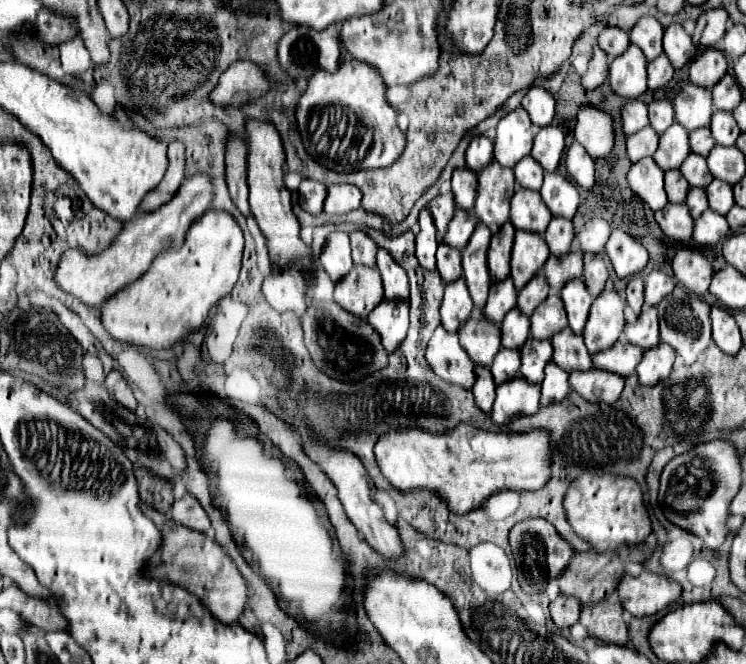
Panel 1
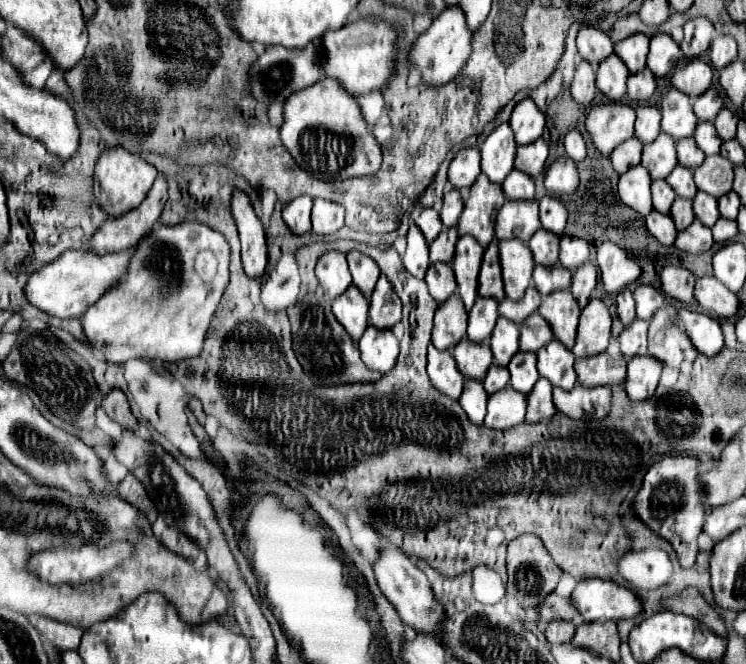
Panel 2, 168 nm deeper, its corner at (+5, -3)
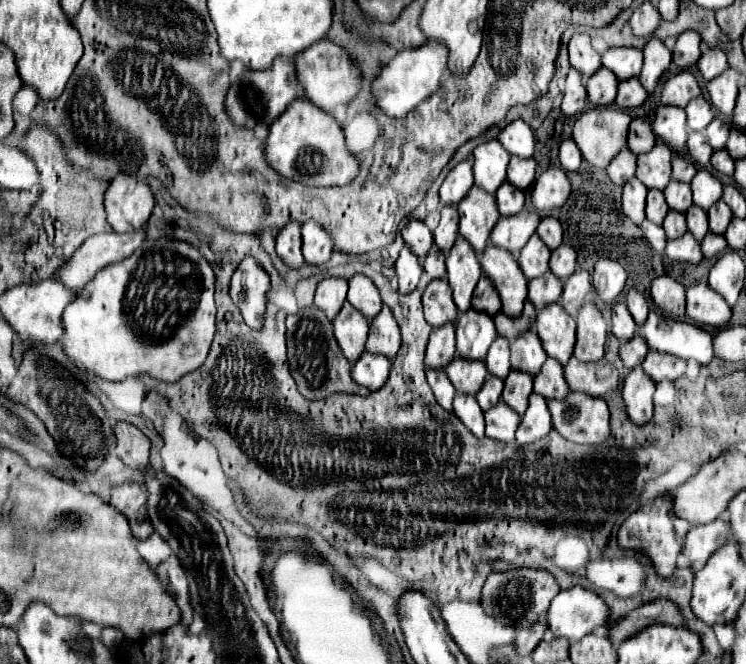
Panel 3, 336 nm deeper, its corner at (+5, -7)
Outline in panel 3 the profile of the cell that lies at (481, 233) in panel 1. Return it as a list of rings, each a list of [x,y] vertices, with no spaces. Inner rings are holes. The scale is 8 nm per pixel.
[[[461,237],[447,255],[447,281],[453,289],[453,301],[459,311],[467,311],[471,307],[473,289],[481,277],[481,265],[477,265],[477,261],[479,259],[473,249],[469,249]]]

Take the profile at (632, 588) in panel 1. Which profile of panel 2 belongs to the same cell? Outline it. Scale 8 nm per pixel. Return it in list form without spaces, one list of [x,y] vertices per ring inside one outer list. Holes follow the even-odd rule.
[[[609,579],[581,581],[575,587],[571,599],[575,607],[581,611],[583,621],[633,619],[643,611],[637,593]]]

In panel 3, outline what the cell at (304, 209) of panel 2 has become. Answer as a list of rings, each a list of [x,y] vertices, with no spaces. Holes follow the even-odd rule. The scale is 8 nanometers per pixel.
[[[289,223],[287,229],[279,231],[275,251],[277,251],[277,255],[281,257],[281,261],[287,267],[299,269],[303,265],[303,257],[301,257],[301,225],[299,223]]]

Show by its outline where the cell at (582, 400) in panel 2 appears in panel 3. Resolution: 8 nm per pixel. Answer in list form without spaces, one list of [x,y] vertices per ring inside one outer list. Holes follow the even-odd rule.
[[[571,391],[565,399],[547,401],[553,429],[571,443],[601,445],[609,439],[609,409],[603,399]]]

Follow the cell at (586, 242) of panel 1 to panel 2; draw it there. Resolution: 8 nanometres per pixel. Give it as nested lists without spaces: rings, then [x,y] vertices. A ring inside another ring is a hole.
[[[561,237],[561,253],[559,253],[559,263],[565,265],[565,269],[573,271],[579,265],[583,265],[589,259],[589,241],[579,239],[579,237]]]

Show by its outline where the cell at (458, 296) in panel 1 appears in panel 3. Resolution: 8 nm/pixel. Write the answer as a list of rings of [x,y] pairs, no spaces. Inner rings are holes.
[[[453,323],[443,325],[441,329],[433,329],[425,353],[425,369],[445,369],[457,351],[453,349]]]

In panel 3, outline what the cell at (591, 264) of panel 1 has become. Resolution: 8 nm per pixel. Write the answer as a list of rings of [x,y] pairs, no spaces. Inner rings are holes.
[[[585,269],[575,271],[563,285],[563,295],[561,295],[561,305],[563,309],[571,315],[577,317],[577,311],[585,299],[585,295],[591,291],[591,281],[589,273]]]

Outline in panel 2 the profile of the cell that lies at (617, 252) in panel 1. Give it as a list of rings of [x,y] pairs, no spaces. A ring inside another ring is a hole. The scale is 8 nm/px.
[[[609,241],[597,247],[597,267],[601,271],[603,289],[607,293],[617,293],[625,289],[641,275],[639,263],[629,257],[619,245]]]

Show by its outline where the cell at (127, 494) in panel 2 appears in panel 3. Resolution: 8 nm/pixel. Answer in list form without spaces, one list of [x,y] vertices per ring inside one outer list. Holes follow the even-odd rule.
[[[139,483],[117,485],[111,493],[109,505],[127,517],[135,541],[145,541],[153,533],[153,525],[147,515],[147,497]]]

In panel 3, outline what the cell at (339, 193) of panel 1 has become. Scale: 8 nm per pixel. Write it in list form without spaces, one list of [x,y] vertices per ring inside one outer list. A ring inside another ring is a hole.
[[[307,221],[301,227],[301,239],[303,239],[303,257],[307,265],[325,265],[331,257],[331,237],[327,231],[323,231],[321,225],[315,221]]]

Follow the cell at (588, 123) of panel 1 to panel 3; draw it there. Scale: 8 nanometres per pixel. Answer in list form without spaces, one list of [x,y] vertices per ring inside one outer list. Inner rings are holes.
[[[567,139],[559,147],[559,163],[565,171],[577,171],[581,165],[581,153],[573,139]]]

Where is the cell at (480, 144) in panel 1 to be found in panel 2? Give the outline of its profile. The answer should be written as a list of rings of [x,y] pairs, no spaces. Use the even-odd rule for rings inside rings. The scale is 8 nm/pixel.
[[[477,147],[461,149],[449,165],[449,181],[457,189],[473,185],[479,173],[481,173],[481,153]]]

